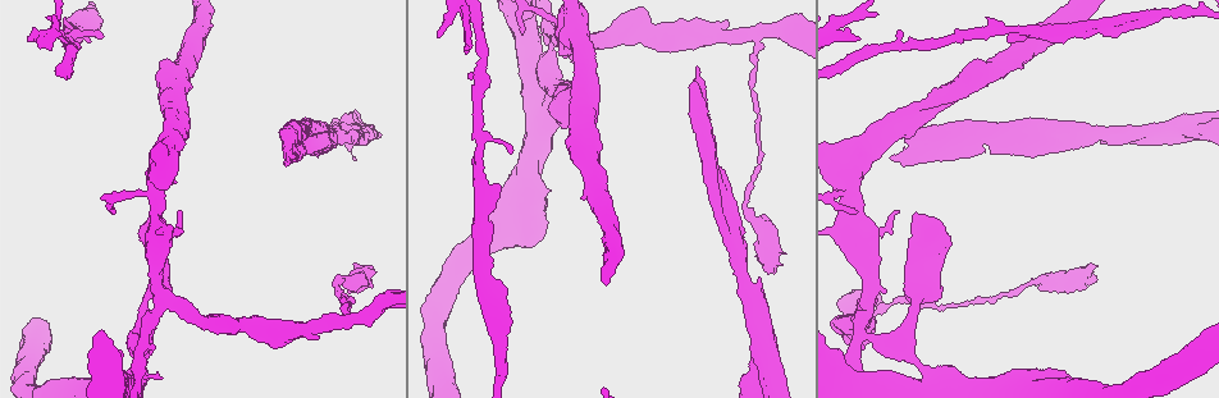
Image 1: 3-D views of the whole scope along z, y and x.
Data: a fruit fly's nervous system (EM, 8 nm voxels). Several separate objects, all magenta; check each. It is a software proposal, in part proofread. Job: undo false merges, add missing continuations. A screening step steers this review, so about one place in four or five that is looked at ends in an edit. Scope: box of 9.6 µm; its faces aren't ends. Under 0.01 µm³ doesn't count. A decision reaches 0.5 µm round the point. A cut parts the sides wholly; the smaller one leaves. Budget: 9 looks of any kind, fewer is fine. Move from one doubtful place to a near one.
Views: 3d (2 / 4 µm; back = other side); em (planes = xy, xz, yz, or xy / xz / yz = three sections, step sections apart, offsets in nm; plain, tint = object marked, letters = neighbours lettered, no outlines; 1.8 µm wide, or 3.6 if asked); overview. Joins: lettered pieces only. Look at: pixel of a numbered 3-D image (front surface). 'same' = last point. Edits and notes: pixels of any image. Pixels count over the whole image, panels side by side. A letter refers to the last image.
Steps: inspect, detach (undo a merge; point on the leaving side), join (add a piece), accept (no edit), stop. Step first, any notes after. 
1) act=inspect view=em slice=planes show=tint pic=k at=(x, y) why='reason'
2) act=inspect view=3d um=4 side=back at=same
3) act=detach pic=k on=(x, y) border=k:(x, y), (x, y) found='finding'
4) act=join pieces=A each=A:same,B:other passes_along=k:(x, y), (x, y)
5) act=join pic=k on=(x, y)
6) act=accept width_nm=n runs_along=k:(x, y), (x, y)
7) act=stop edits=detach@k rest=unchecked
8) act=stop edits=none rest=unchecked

act=inspect view=em slice=planes show=tint pic=1 at=(754, 33) why='two arms in line, one across'

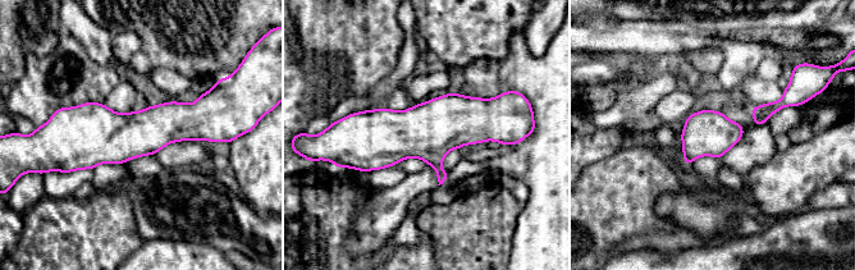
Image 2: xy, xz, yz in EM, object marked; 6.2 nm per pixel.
act=inspect view=em slice=planes show=letters at=same

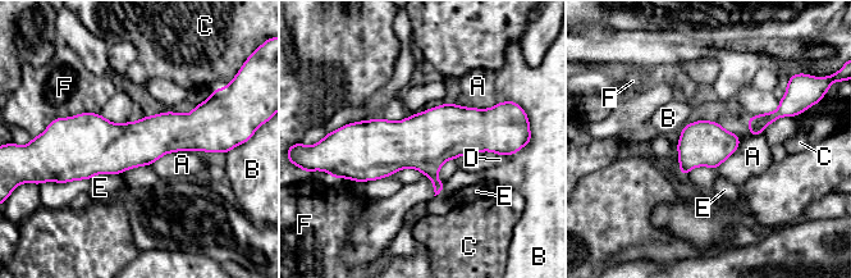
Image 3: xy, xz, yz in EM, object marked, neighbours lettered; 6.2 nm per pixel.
act=accept each=A:other,B:other,C:other,D:other,E:other,F:other found='one neuron here'

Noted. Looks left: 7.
act=inspect view=3d um=2 side=back pic=1 at=(1085, 278) why='calibre changes'

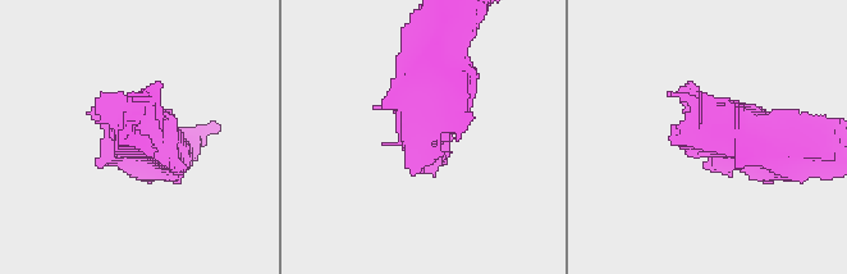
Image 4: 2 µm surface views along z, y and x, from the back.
act=inspect view=em slice=planes show=tint pic=4 at=(135, 122) why='now the EM'

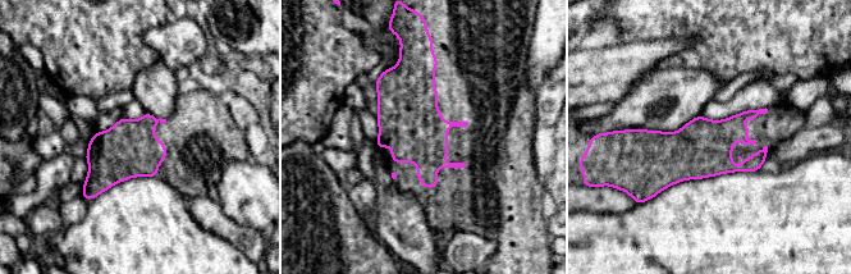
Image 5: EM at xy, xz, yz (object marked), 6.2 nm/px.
act=inspect view=em slice=planes show=letters at=same why='see the neighbours'

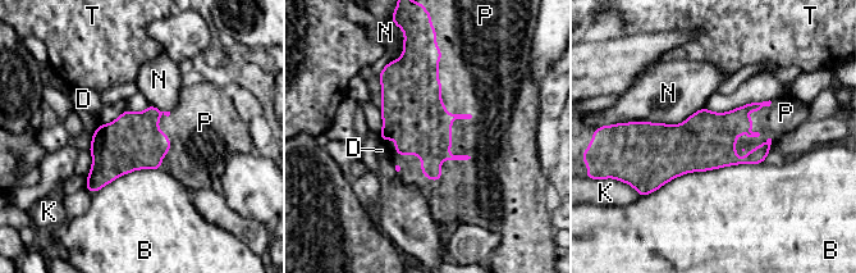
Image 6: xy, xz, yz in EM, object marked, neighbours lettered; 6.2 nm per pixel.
act=join pieces=P each=B:other,D:other,K:other,N:other,P:same,T:other passes_along=6:(416, 119), (456, 118), (472, 82) found='it goes on there'

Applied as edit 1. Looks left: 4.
act=inspect view=overview why='redraw'

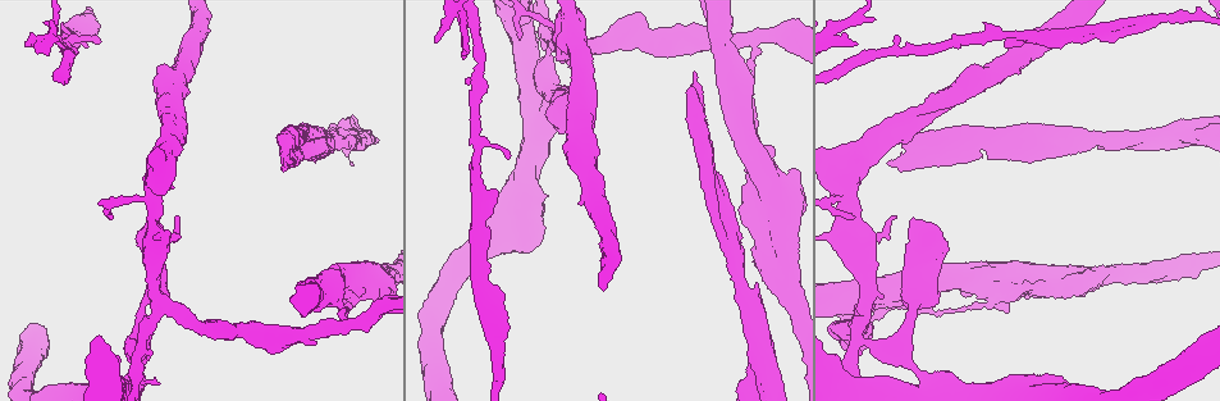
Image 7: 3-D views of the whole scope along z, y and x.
act=inspect view=em slice=planes show=tint pic=7 at=(948, 139) why='thick turns thin'

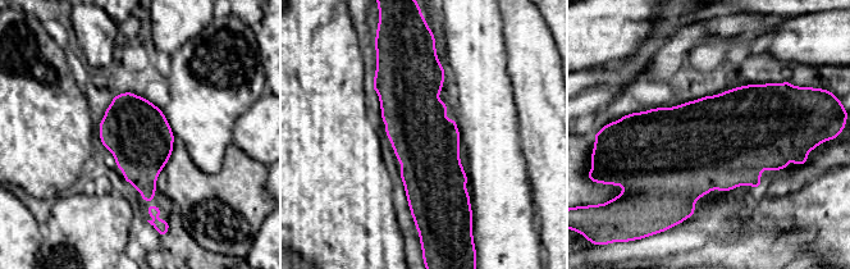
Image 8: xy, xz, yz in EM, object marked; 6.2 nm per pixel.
act=inspect view=em slice=planes show=letters at=same

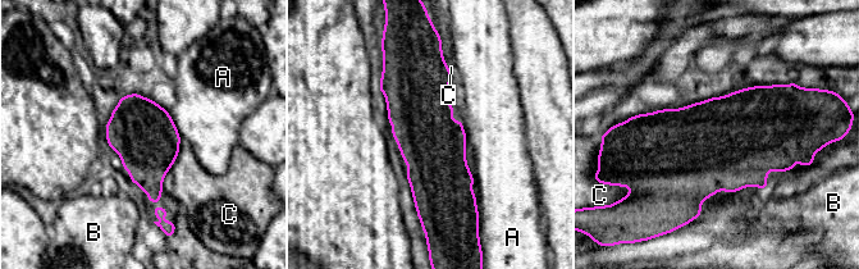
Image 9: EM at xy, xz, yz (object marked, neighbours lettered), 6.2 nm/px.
act=accept width_nm=400 each=A:other,B:other,C:other found='one neuron here'

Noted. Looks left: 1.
act=inspect view=em slice=planes show=letters pic=7 at=(1022, 38)

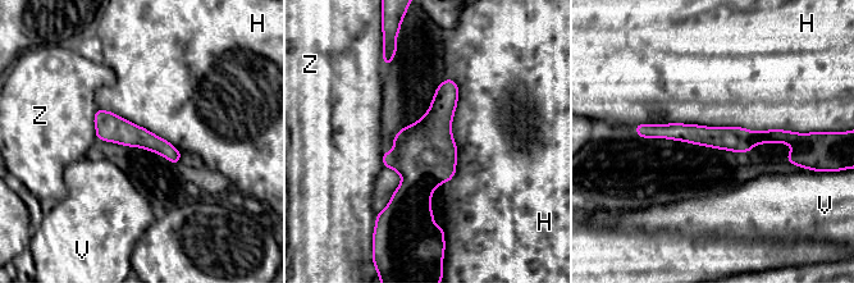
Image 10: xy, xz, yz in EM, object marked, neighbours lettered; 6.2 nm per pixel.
act=accept width_nm=160 each=H:other,V:other,Z:other found='continuous, no second neuron'

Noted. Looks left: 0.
act=stop edits=join@6 rest=unchecked

